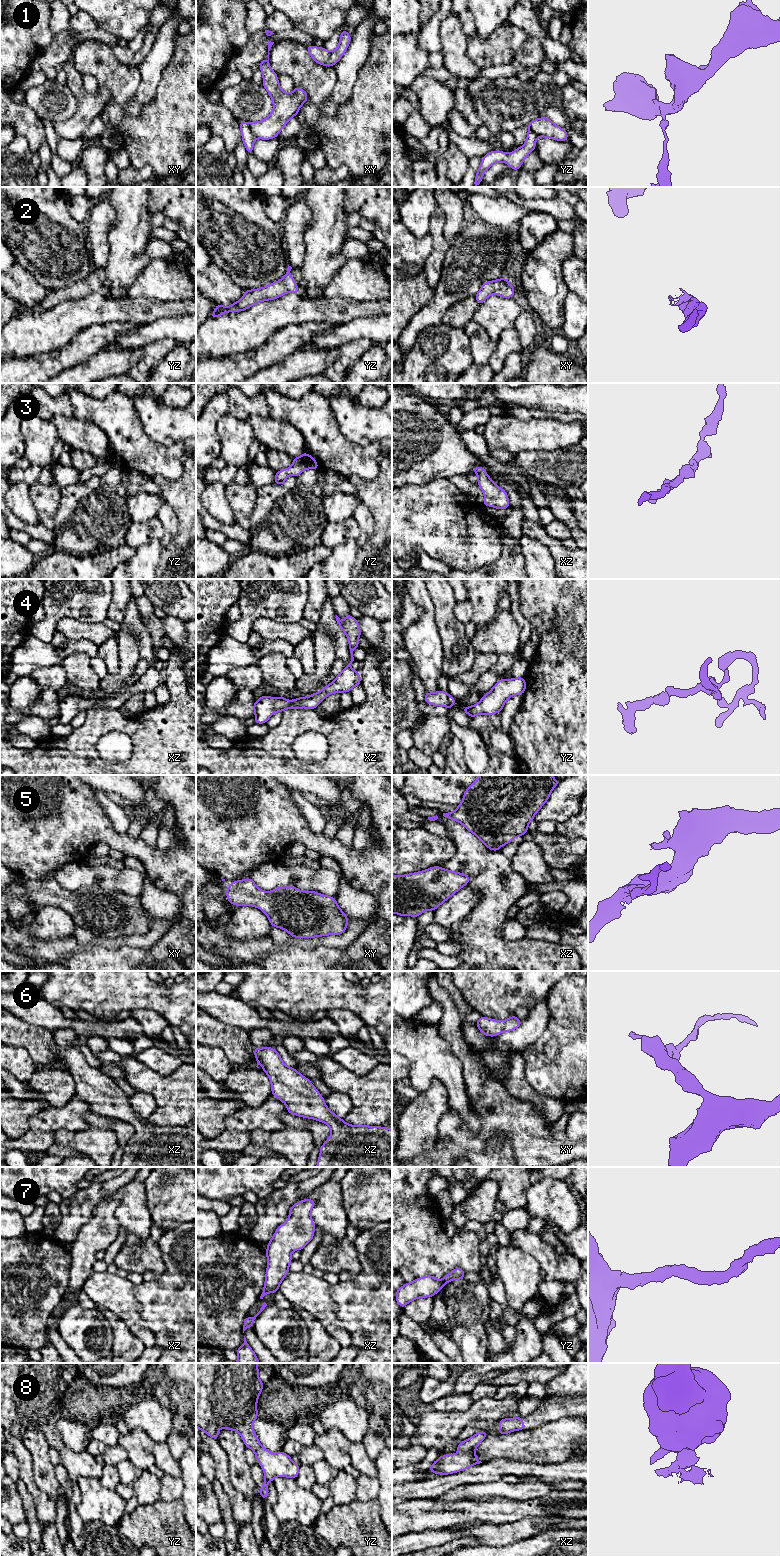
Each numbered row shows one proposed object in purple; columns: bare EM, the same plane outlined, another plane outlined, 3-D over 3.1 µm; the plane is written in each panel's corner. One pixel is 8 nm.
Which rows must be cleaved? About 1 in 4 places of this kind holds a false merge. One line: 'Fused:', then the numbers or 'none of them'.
Fused: 1, 8

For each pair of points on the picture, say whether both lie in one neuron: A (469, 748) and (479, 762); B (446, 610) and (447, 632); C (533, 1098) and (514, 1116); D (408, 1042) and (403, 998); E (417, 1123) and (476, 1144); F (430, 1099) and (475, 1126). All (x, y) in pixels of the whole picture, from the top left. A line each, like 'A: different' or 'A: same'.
A: same
B: same
C: different
D: different
E: different
F: different

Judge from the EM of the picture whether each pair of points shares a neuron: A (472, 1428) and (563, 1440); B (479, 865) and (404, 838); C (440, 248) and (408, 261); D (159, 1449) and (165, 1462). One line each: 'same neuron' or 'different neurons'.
A: different neurons
B: different neurons
C: different neurons
D: same neuron

